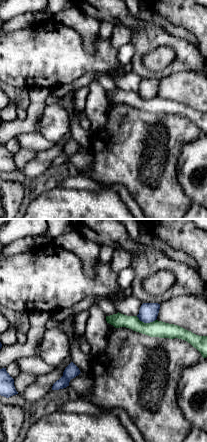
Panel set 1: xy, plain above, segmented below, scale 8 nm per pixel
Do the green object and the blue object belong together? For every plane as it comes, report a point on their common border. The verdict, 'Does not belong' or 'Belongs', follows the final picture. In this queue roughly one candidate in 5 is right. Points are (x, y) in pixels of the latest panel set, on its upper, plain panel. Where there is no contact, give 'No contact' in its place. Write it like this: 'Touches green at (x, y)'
Touches green at (146, 99)

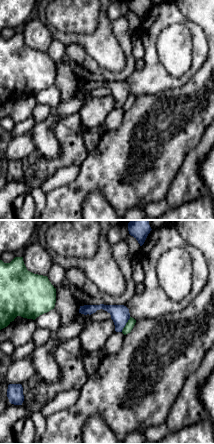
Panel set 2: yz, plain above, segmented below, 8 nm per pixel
Touches green at (126, 100)

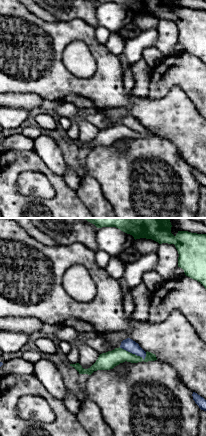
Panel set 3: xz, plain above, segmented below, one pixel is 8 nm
Touches green at (133, 130)

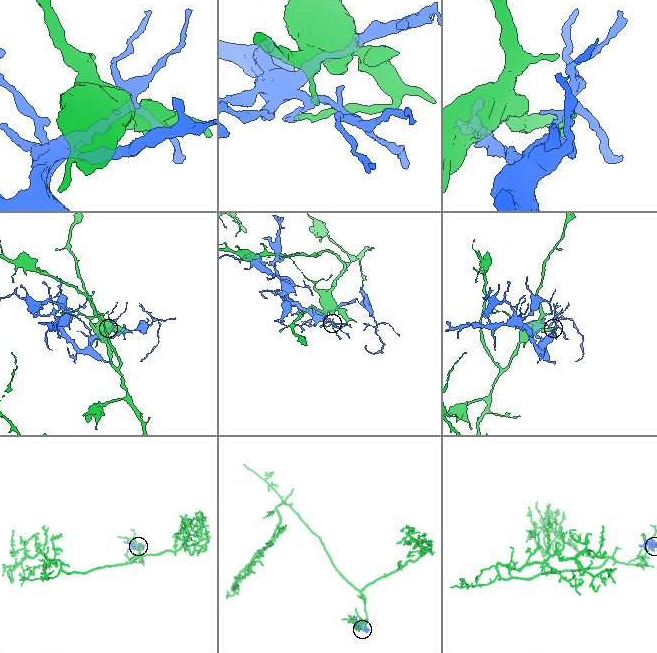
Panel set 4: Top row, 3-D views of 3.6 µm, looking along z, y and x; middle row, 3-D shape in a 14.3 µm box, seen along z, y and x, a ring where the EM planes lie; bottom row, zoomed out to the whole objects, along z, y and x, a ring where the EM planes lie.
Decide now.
Does not belong

